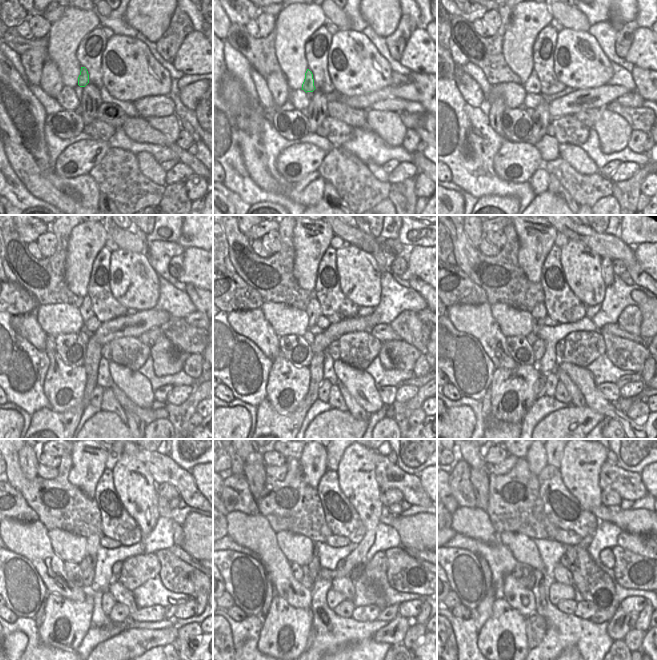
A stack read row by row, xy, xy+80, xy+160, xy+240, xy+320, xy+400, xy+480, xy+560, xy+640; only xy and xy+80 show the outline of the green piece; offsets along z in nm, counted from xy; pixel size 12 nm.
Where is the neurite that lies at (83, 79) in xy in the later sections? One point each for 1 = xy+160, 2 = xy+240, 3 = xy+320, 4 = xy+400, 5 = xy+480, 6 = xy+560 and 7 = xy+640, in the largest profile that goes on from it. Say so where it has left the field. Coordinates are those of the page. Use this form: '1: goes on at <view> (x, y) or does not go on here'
1: goes on at xy+160 (532, 86)
2: goes on at xy+240 (86, 311)
3: goes on at xy+320 (313, 310)
4: goes on at xy+400 (539, 313)
5: goes on at xy+480 (92, 542)
6: goes on at xy+560 (314, 566)
7: goes on at xy+640 (531, 579)

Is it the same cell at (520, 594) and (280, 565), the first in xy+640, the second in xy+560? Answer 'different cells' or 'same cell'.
same cell

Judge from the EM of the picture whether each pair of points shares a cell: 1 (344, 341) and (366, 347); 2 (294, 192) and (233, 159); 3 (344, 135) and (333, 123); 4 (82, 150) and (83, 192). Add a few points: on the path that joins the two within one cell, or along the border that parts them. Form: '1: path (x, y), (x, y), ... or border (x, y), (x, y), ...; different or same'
1: path (349, 343), (355, 347), (361, 347); same
2: border (238, 142), (244, 167), (249, 177), (257, 185); different
3: path (341, 132), (335, 126); same
4: border (88, 173), (75, 177), (60, 176); different

